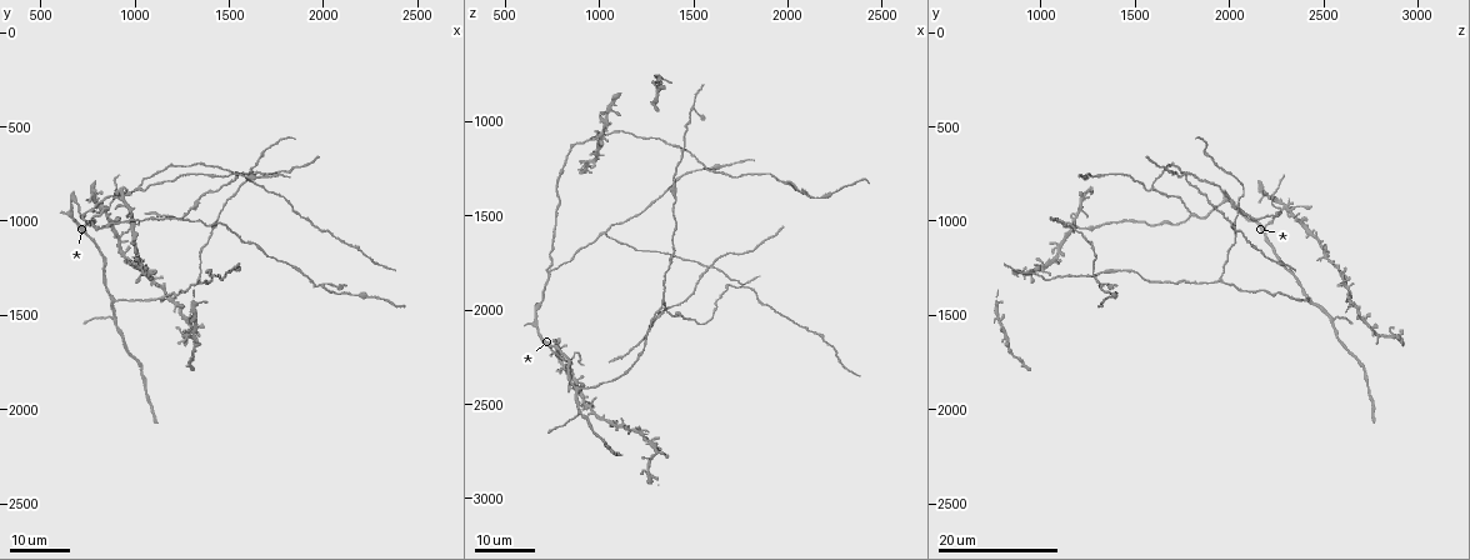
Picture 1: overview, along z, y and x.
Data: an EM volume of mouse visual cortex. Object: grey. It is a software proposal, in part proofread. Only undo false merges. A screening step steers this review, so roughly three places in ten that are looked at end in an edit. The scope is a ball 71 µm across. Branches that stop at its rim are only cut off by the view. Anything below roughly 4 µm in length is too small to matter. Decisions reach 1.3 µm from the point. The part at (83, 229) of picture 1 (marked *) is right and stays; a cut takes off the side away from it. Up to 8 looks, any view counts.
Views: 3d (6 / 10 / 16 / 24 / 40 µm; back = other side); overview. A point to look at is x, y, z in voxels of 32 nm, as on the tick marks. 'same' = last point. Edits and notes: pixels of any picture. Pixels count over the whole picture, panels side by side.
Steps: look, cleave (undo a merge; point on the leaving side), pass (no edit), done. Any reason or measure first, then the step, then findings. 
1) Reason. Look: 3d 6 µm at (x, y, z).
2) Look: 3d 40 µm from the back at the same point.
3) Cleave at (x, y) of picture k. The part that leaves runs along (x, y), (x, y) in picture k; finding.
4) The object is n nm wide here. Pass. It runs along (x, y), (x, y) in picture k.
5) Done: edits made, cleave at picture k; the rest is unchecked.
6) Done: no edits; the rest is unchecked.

Side arm on a straight run. Look: 3d 24 µm at (900, 1540, 2540).

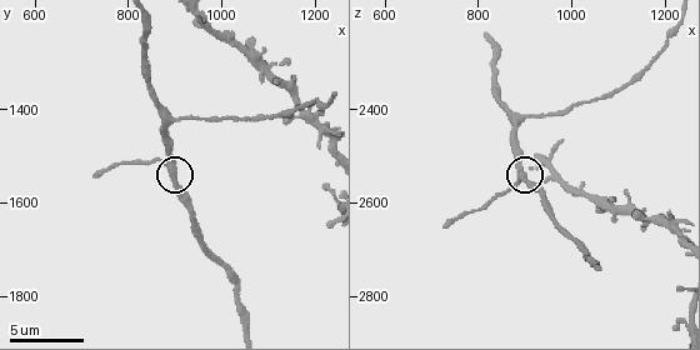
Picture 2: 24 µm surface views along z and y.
Closer look. Look: 3d 6 µm at (890, 1530, 2540).

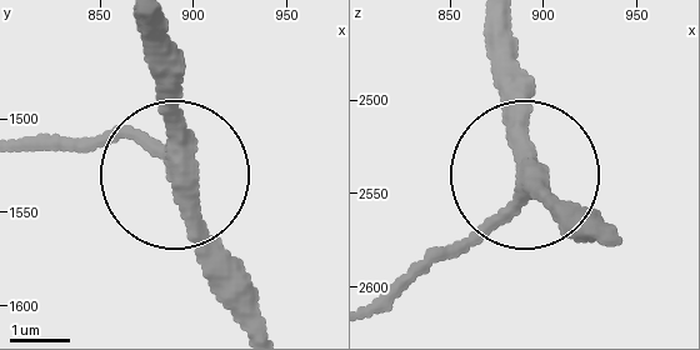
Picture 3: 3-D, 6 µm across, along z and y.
Pass. It runs along (156, 33), (171, 163), (126, 138), (41, 138) in picture 3; all the same neuron.

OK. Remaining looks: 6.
Look: 3d 10 µm at (895, 1420, 2415).

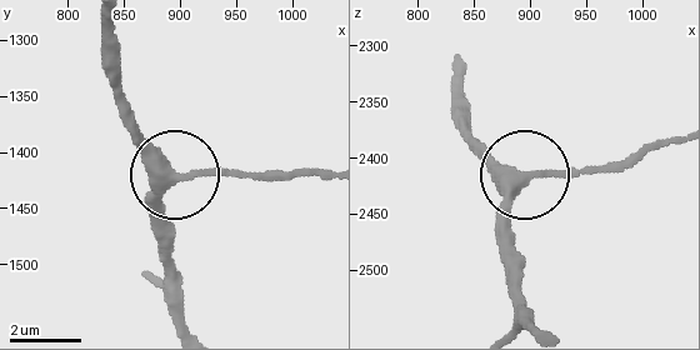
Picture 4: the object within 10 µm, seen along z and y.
Pass. It runs along (104, 24), (104, 60), (125, 123), (173, 174), (151, 228) in picture 4; continuous, no second neuron.

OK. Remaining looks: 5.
Looks like a crossing. Look: 3d 16 µm at (1580, 750, 1790).

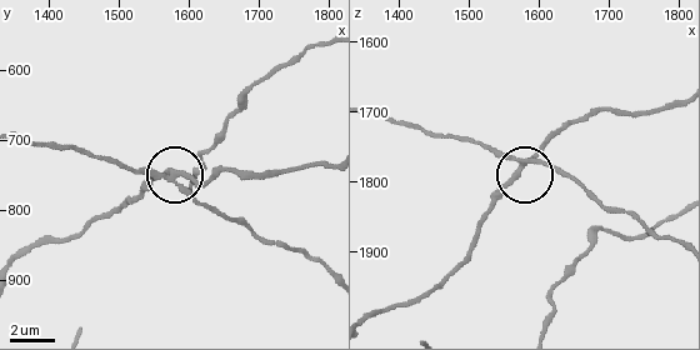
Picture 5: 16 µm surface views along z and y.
Look: 3d 6 µm at (1575, 750, 1780).

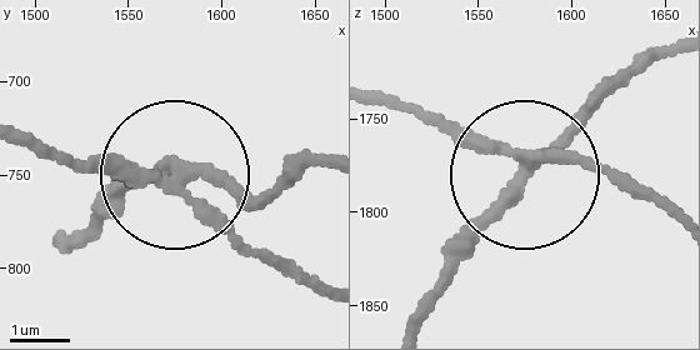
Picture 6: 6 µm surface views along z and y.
The side arm is 28 µm long. Cleave at (470, 226) of picture 6. The part that leaves runs along (526, 169), (421, 328) in picture 6; a second neuron is stuck on.

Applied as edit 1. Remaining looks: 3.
Done: edits made, cleave at picture 6; the rest is unchecked.

